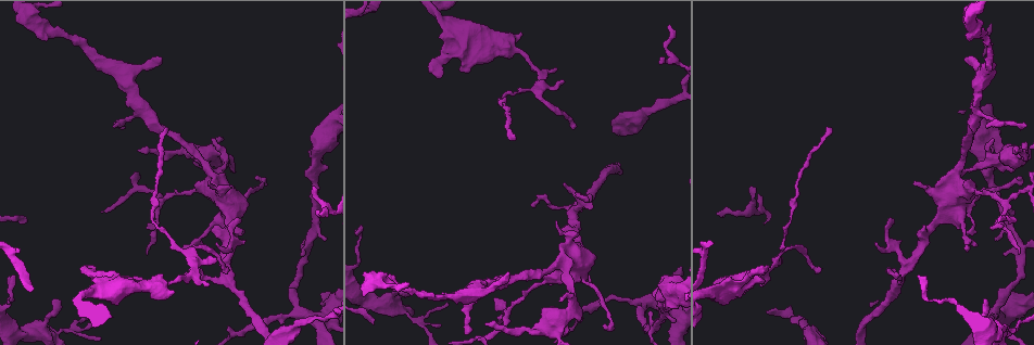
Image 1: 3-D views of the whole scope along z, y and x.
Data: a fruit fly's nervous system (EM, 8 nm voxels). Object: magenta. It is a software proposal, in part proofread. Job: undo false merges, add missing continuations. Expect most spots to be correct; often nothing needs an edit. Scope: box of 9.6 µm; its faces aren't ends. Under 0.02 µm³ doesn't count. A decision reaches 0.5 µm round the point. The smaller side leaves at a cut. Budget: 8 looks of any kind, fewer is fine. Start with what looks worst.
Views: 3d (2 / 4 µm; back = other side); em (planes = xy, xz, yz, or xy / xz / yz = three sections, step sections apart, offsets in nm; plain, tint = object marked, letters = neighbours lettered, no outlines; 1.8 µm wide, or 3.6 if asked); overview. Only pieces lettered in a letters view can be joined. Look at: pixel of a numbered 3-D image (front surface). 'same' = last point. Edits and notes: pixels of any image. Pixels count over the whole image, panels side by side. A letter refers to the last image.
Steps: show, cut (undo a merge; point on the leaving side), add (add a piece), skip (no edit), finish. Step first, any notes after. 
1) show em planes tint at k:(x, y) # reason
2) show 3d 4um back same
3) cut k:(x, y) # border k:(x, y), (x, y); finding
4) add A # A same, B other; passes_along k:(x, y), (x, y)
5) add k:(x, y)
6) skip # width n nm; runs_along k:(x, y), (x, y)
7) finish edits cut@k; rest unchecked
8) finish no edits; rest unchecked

show 3d 4um back at 1:(566, 259) # thin arm on a thick one

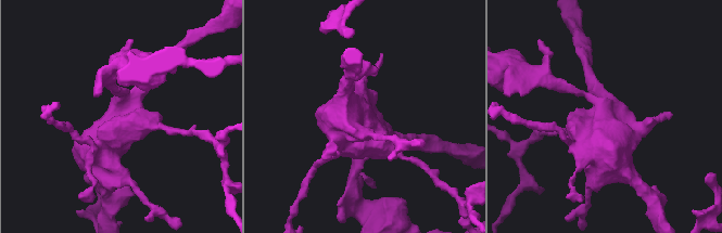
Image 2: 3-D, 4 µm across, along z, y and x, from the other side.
show em 3.6um planes letters at 2:(123, 111) # shape alone is not enough

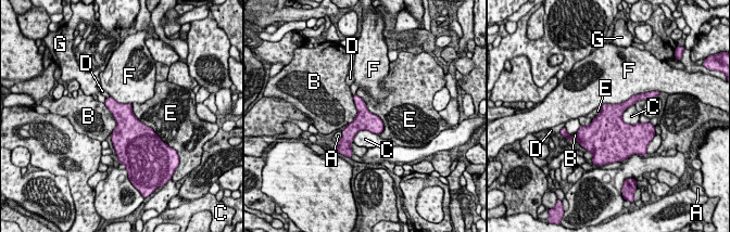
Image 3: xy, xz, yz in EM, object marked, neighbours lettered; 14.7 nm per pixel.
skip # A other, B other, C other, D other, E other, F other, G other; border 3:(355, 93), (381, 120), (379, 134); continuous, no second cell

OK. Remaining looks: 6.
show 3d 4um at 1:(983, 154)

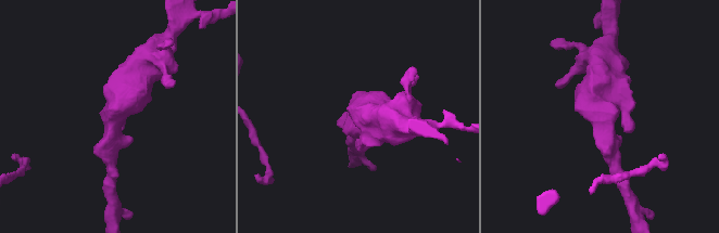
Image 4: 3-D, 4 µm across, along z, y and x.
show em 3.6um yz step 8 plain at 4:(115, 112)

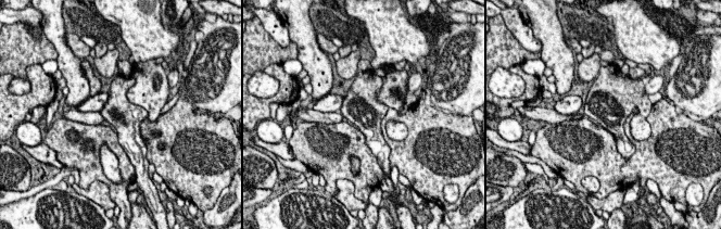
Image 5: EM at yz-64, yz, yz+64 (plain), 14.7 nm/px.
show em 3.6um yz step 8 letters same # what lies round it

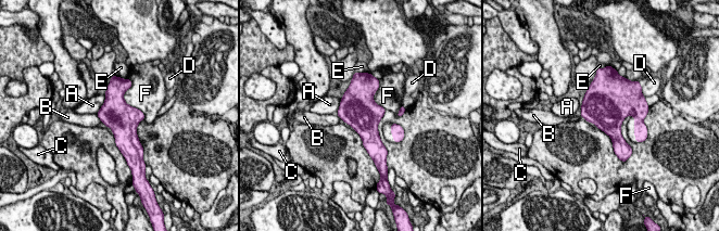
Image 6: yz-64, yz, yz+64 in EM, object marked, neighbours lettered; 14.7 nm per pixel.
skip # A other, B other, C other, D other, E other, F other; all the same cell

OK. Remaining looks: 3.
show 3d 2um at 1:(514, 138) # free end

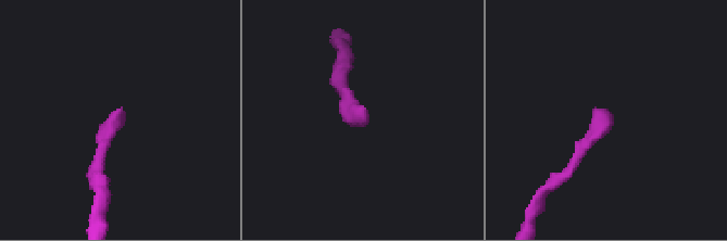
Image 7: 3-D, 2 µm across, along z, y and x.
show em planes letters at 7:(366, 118) # now the EM

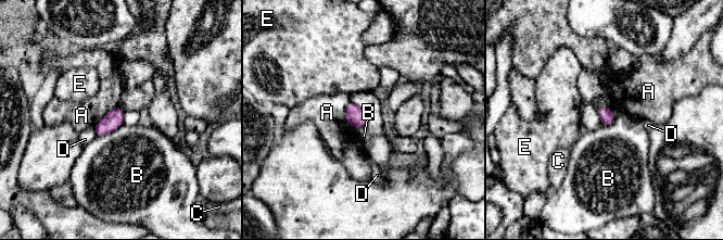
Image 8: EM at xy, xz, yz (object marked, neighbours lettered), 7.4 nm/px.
skip # width 100 nm; longest_contact B 220 nm; A other, B other, C other, D other, E other; no lettered piece goes on from it

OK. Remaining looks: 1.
finish no edits; rest unchecked

